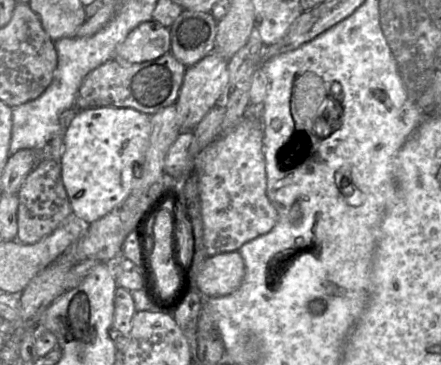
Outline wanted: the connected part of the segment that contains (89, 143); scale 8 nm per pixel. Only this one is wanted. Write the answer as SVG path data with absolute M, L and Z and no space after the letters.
M94 107L80 110L65 132L64 152L60 160L62 181L72 215L83 224L91 224L118 208L131 194L133 182L142 175L151 135L150 116L133 108Z

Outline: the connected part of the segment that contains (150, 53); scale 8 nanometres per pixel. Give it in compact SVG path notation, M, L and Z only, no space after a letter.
M150 20L140 23L116 48L115 58L122 62L142 63L170 52L169 28Z

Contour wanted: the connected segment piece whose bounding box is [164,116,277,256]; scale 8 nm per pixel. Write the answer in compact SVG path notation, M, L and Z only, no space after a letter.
M244 116L234 129L201 151L194 130L182 131L165 157L164 173L181 182L196 173L207 256L238 251L246 242L268 233L277 222L277 211L267 196L262 121Z

